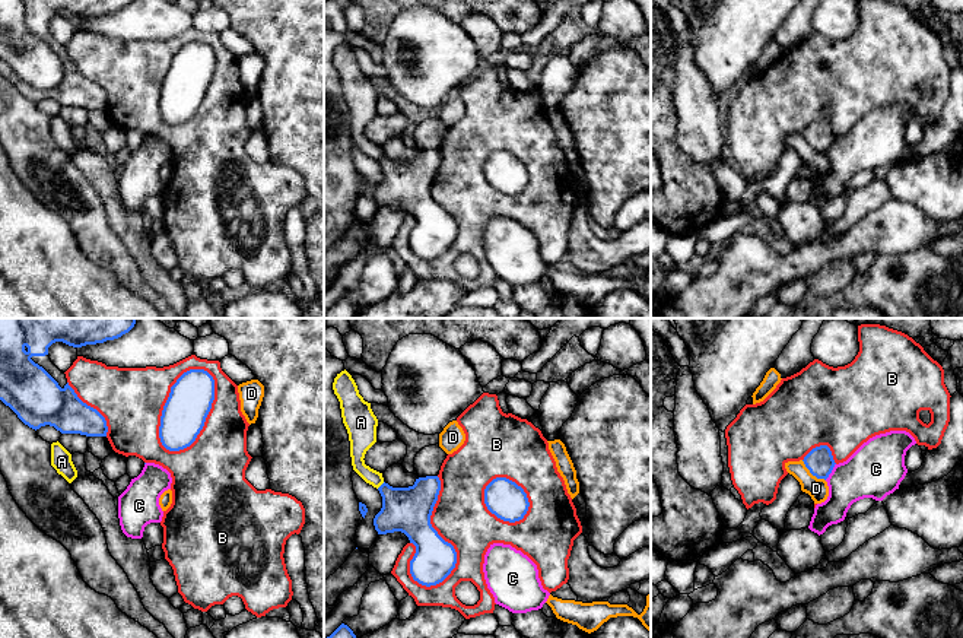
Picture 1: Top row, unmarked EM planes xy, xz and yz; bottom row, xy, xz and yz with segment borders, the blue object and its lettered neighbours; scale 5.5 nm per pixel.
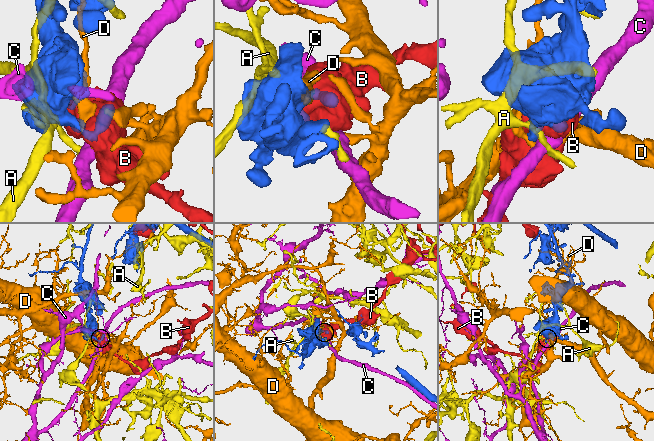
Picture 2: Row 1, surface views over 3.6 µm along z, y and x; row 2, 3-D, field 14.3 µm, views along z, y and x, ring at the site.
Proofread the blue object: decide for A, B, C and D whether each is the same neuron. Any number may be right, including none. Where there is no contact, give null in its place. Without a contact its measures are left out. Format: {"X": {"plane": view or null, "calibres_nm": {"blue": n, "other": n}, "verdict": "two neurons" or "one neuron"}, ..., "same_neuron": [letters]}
{"A": {"plane": "xz", "calibres_nm": {"blue": 260, "other": 100}, "verdict": "two neurons"}, "B": {"plane": "xy", "calibres_nm": {"blue": 240, "other": 320}, "verdict": "two neurons"}, "C": {"plane": "yz", "calibres_nm": {"blue": 150, "other": 300}, "verdict": "two neurons"}, "D": {"plane": "yz", "calibres_nm": {"blue": 150, "other": 110}, "verdict": "two neurons"}, "same_neuron": []}

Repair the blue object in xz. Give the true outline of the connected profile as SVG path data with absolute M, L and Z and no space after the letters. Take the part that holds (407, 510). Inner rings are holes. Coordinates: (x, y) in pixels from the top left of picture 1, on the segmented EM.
M419 477L409 488L392 488L384 482L378 491L382 496L382 508L374 518L378 534L404 533L416 546L410 561L413 580L426 587L442 583L455 568L457 552L430 524L441 491L439 477Z

